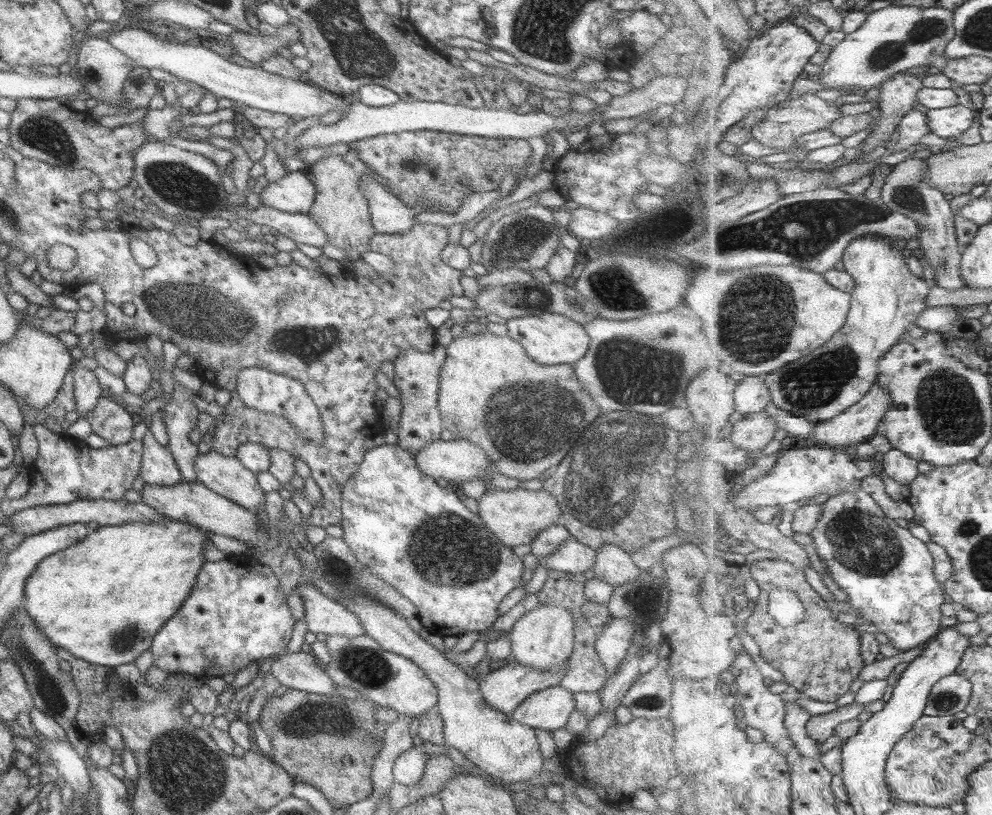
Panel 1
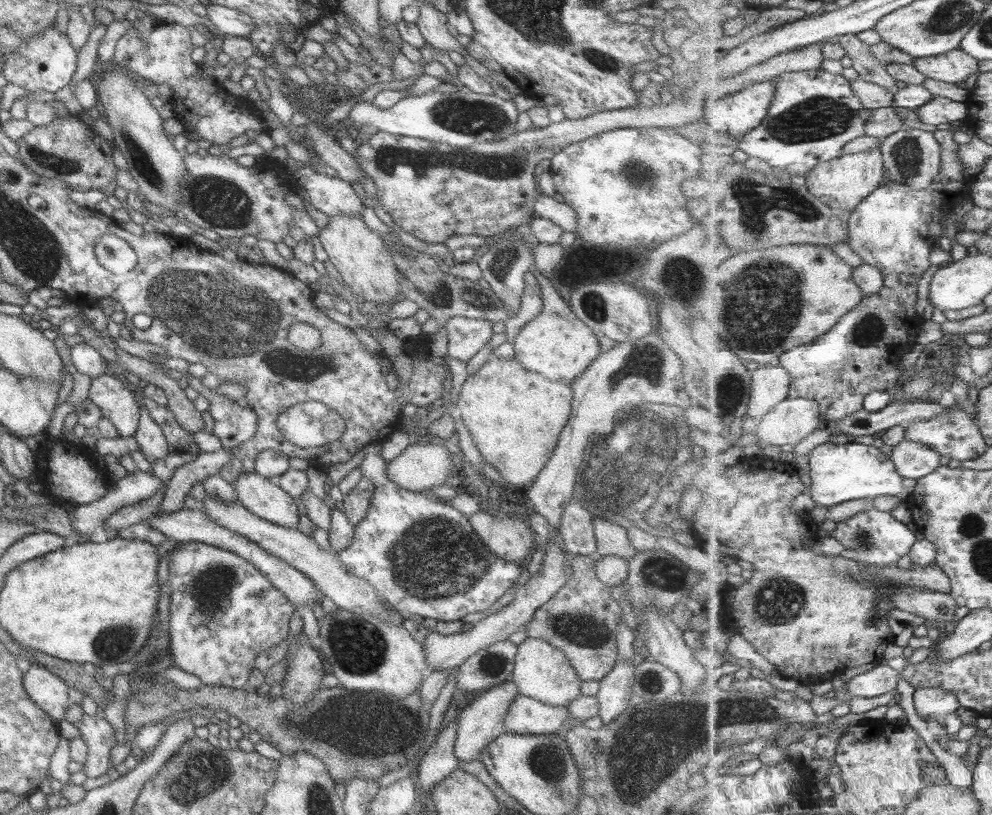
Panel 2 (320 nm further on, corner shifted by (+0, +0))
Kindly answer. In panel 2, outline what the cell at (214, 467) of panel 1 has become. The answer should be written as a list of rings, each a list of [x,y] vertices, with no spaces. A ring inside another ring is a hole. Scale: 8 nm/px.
[[[254,472],[238,474],[232,483],[239,503],[261,520],[281,528],[296,528],[300,505],[283,492],[274,479],[266,479]]]

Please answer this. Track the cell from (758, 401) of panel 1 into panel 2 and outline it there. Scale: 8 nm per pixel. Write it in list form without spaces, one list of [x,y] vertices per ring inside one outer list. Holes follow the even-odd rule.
[[[764,364],[751,371],[751,400],[746,417],[758,421],[789,398],[791,373],[781,364]]]

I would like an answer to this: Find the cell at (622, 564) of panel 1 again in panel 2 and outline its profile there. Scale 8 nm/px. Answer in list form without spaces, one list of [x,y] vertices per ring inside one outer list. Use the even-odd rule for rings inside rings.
[[[592,519],[592,534],[595,540],[597,554],[600,556],[618,556],[626,561],[637,550],[629,543],[626,528],[605,519]]]

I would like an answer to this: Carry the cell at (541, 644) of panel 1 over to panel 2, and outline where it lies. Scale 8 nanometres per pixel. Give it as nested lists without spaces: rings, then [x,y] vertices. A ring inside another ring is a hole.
[[[525,638],[518,643],[510,676],[518,695],[561,707],[566,707],[580,695],[579,677],[567,657],[558,648],[540,638]]]

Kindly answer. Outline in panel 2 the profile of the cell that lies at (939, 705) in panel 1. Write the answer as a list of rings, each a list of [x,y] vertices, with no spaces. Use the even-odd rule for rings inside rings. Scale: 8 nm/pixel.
[[[920,688],[913,694],[916,712],[924,718],[927,716],[944,717],[961,708],[959,696],[947,692],[944,688]]]

